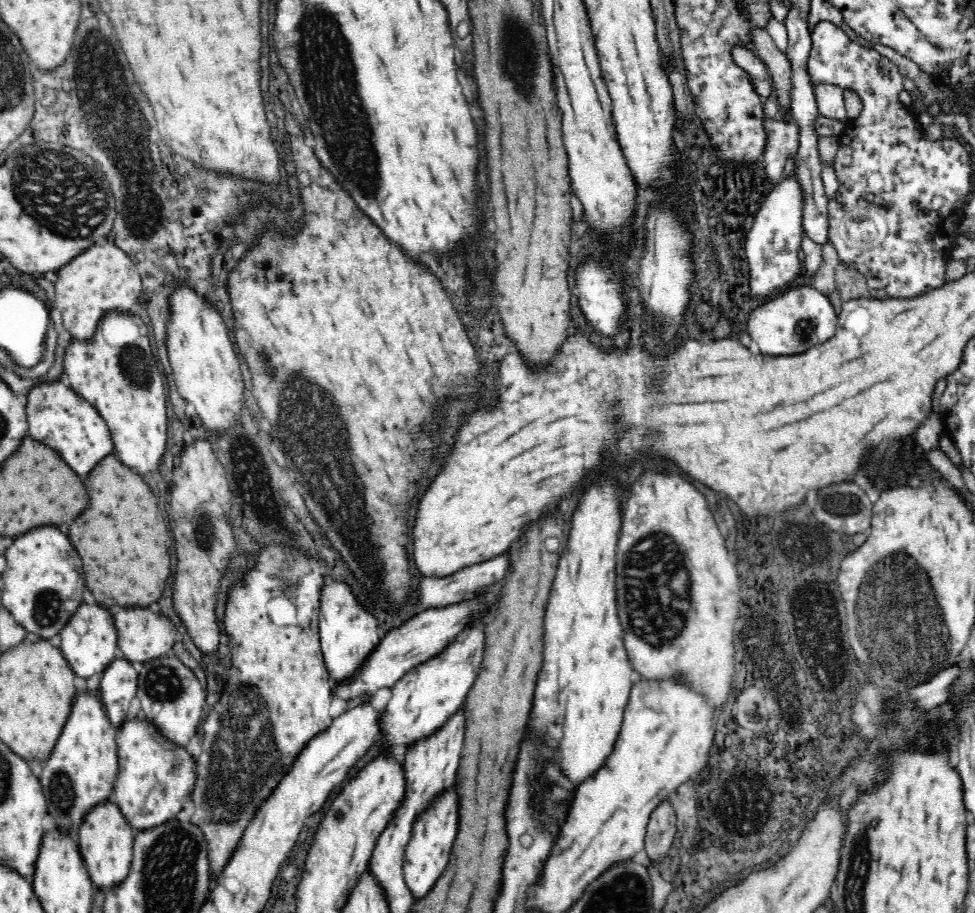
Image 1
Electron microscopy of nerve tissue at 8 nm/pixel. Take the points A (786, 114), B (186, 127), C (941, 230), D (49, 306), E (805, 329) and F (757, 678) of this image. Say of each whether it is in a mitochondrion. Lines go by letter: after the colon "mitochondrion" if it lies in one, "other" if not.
A: other
B: other
C: other
D: other
E: mitochondrion
F: other

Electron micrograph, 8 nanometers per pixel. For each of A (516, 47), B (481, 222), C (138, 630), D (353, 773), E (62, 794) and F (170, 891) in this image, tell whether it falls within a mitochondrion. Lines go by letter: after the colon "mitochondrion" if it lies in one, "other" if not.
A: mitochondrion
B: other
C: other
D: other
E: mitochondrion
F: mitochondrion

